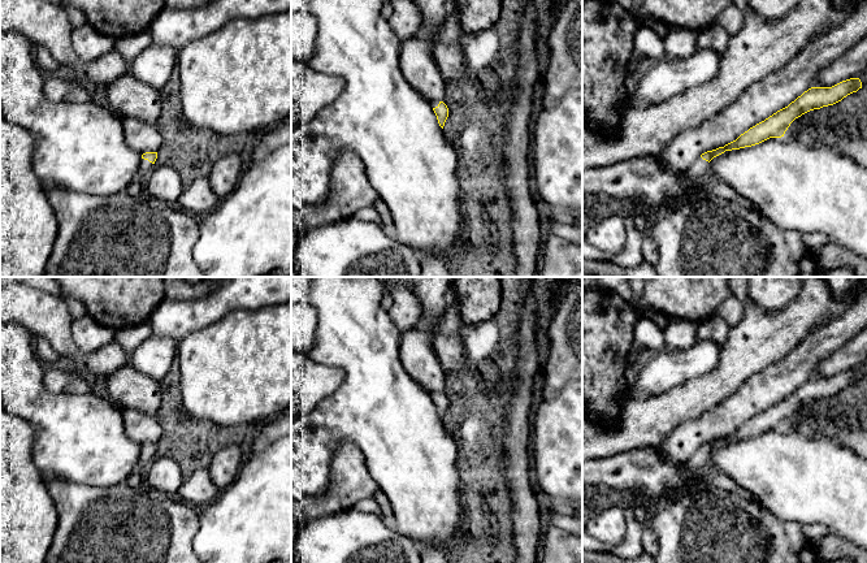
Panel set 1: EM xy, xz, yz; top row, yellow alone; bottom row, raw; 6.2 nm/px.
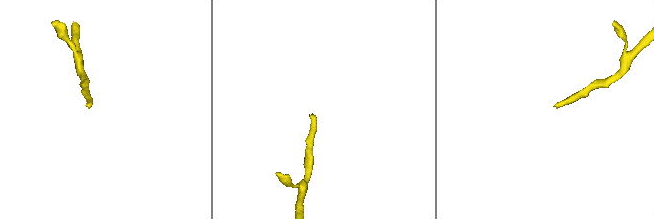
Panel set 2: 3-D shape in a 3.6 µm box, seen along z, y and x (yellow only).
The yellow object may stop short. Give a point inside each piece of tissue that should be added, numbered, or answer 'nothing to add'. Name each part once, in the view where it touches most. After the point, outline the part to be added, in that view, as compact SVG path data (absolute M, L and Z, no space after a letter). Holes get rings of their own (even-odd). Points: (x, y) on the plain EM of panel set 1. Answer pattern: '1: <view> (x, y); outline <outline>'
1: xy (146, 457); outline M142 450L140 451L140 460L139 460L139 471L146 471L148 468L148 464L149 464L152 458L153 458L152 454Z

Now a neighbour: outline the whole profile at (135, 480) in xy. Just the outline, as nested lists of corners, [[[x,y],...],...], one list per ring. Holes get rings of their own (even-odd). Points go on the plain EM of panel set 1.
[[[142,471],[131,473],[125,481],[131,488],[144,488],[146,486],[146,475]]]

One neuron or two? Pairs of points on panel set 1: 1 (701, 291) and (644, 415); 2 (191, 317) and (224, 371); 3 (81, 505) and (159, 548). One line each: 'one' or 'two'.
1: two
2: two
3: one

